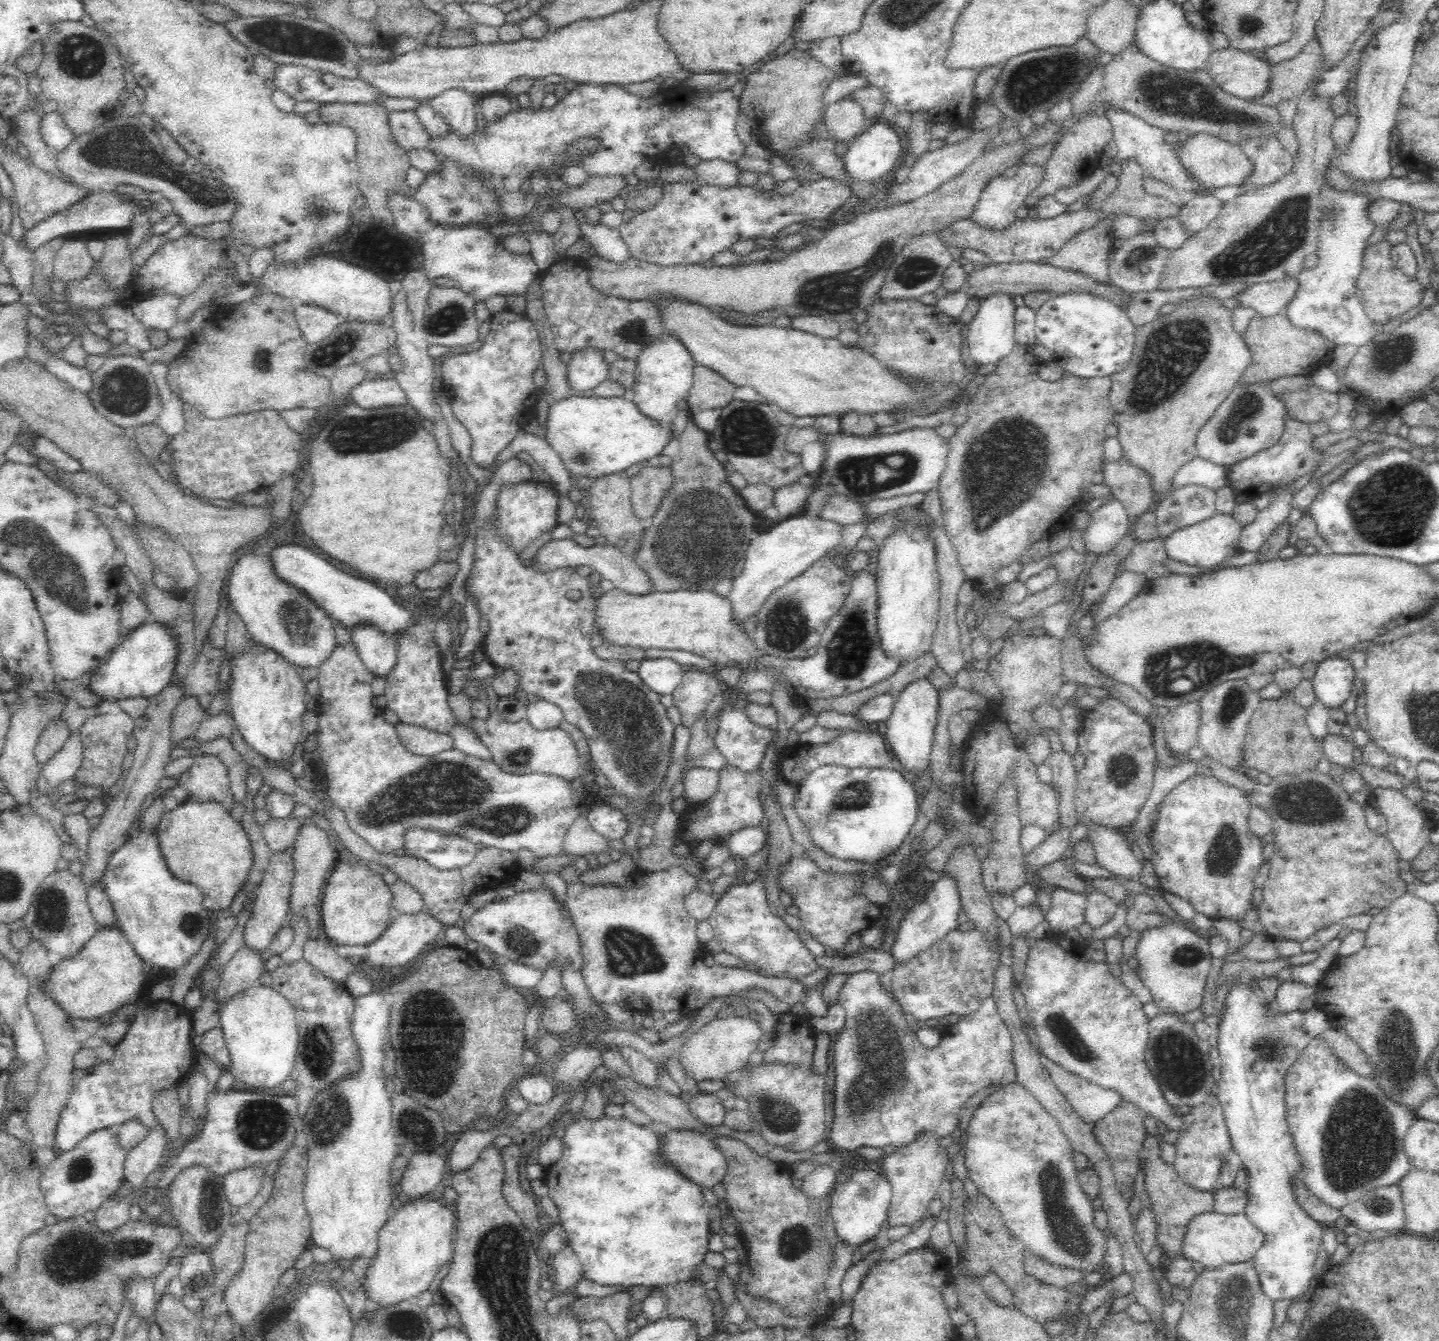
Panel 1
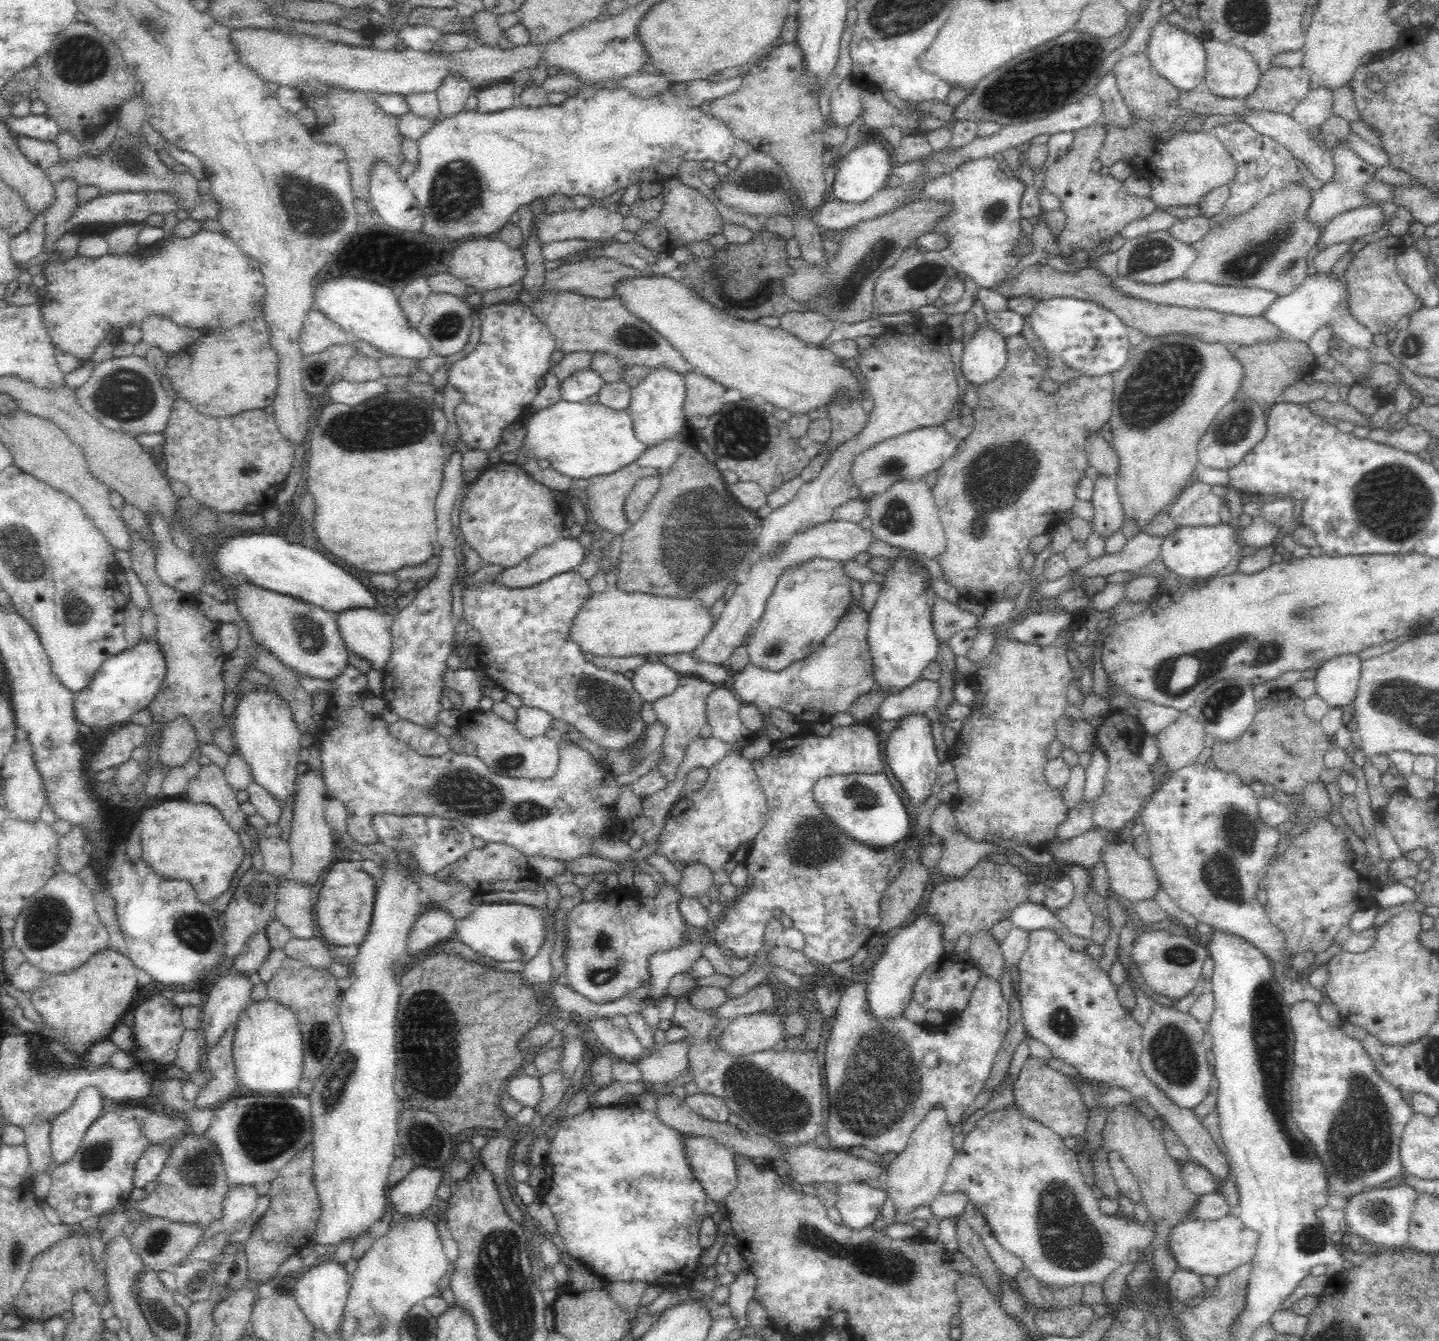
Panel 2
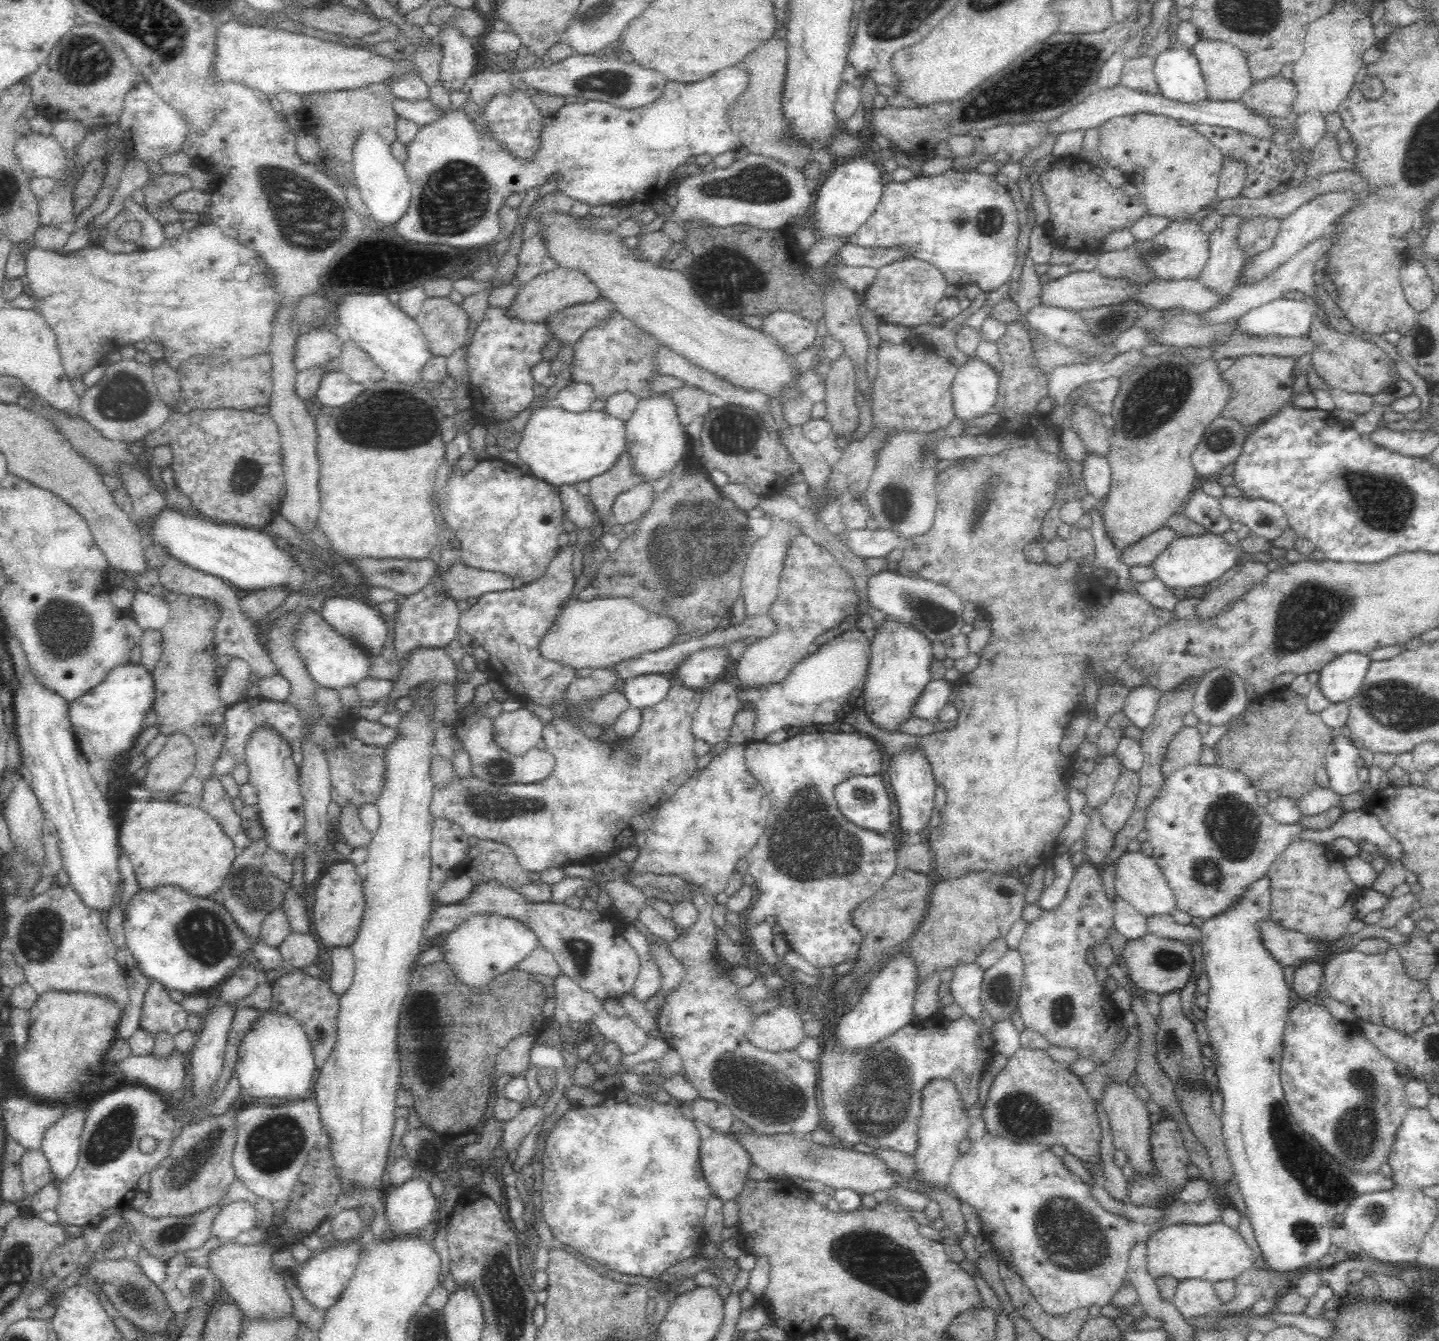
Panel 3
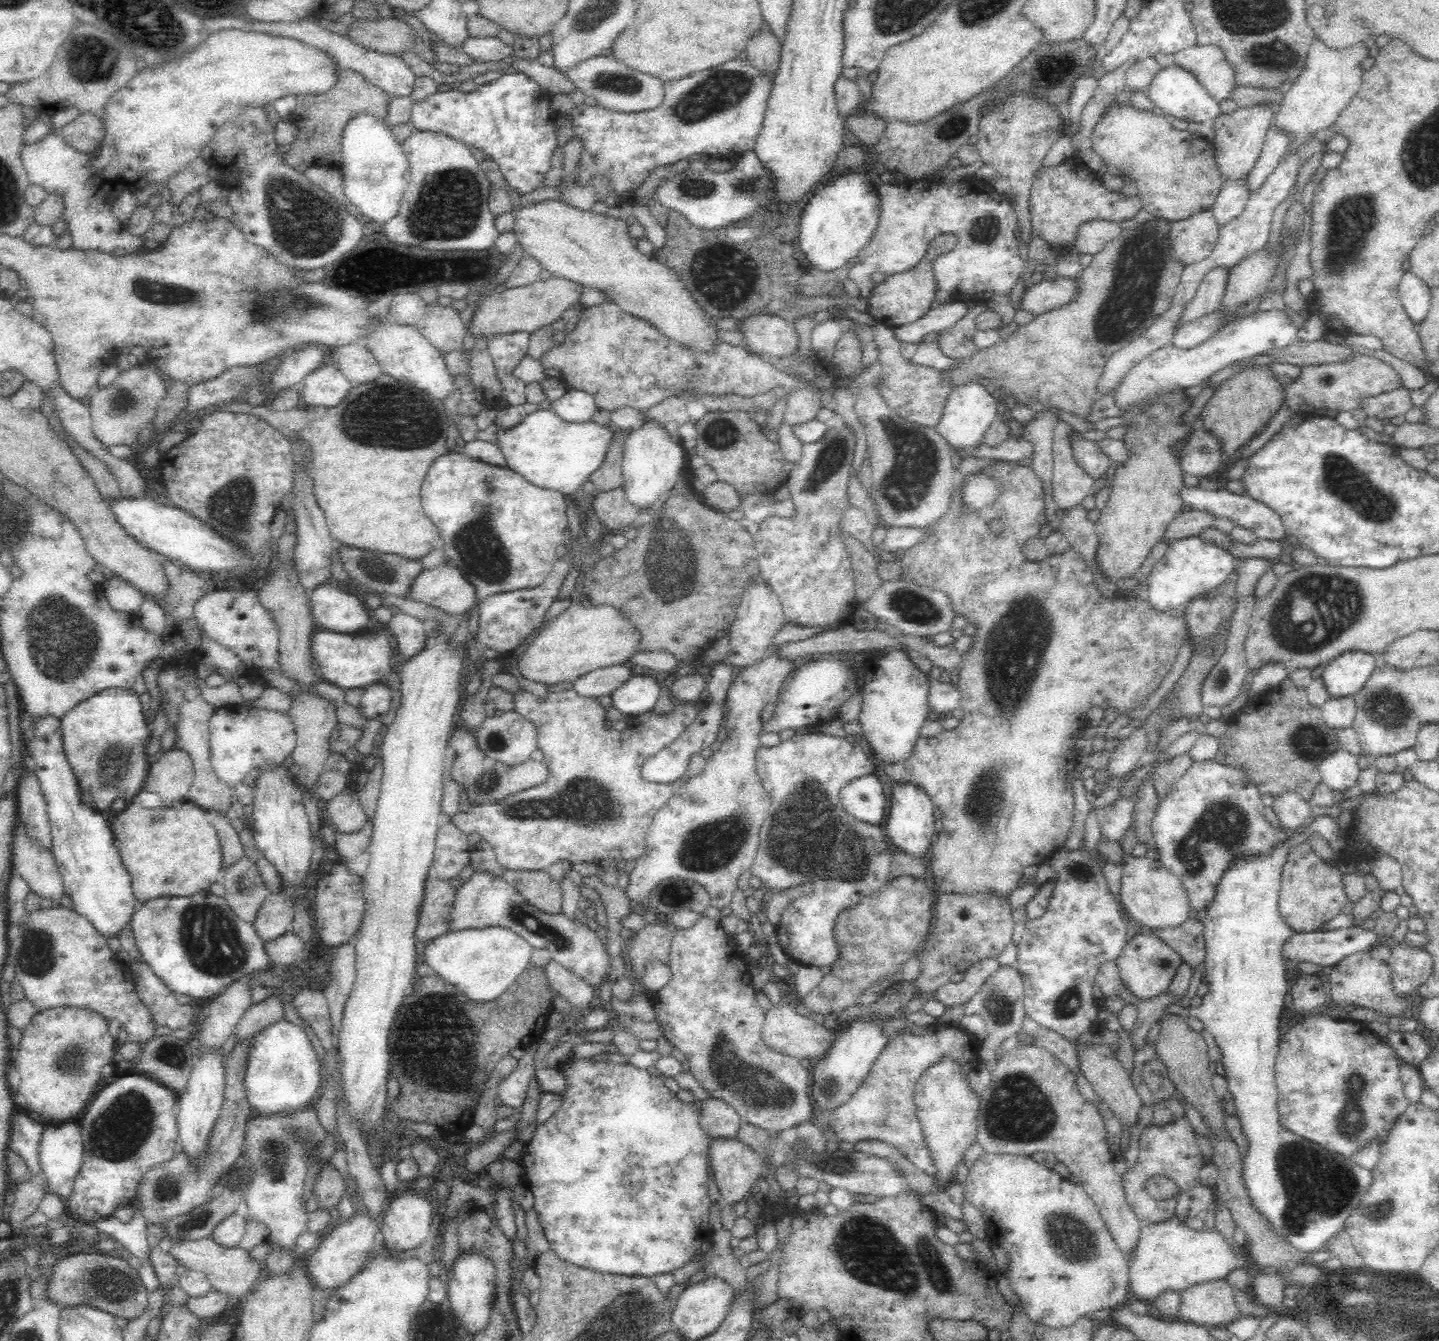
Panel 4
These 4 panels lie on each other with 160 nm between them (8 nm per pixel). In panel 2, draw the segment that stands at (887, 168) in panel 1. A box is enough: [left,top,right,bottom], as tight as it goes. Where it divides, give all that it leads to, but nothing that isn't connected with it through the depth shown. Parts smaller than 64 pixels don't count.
[831,140,892,202]

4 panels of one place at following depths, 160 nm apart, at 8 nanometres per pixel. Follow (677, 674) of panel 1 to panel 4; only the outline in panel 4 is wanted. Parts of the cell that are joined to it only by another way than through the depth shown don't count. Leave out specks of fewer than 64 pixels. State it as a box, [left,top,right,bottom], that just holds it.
[610,674,660,719]

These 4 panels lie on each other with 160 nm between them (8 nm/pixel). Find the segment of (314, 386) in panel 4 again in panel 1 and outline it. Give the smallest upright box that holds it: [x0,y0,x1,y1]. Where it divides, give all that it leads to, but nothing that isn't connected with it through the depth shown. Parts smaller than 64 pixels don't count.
[348,375,408,409]

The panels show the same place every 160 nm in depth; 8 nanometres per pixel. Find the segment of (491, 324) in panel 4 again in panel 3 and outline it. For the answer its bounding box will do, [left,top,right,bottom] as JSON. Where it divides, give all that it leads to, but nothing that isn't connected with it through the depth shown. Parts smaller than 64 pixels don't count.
[508,266,600,322]

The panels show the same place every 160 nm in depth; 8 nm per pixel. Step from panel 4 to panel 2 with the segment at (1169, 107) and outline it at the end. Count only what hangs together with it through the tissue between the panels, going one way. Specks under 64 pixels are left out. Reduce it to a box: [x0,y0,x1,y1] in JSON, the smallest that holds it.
[1145,18,1207,92]

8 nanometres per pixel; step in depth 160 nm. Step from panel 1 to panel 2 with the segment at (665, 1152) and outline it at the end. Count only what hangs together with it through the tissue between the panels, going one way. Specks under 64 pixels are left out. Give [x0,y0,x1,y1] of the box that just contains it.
[683,1135,737,1201]

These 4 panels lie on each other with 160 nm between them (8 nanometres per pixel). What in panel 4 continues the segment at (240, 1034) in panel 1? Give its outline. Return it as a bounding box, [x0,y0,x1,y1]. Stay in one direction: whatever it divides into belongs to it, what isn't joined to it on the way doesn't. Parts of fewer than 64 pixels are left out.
[243,1019,321,1115]

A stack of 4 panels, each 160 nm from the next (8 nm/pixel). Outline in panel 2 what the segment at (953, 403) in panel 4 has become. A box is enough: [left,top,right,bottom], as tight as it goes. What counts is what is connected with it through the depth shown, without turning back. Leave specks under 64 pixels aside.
[961,319,1008,385]

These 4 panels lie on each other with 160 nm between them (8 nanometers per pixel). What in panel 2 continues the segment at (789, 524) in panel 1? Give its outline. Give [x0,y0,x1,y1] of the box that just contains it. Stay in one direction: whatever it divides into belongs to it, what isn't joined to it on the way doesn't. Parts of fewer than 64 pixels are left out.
[692,520,875,664]

